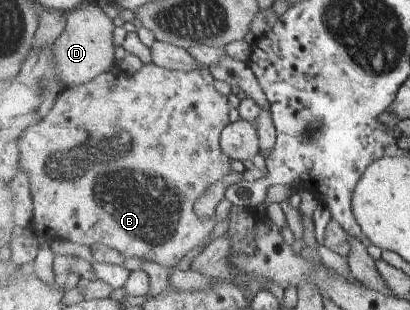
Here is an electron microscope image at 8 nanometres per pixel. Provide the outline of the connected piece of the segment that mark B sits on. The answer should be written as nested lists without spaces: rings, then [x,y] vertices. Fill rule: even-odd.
[[[154,63],[143,64],[142,67],[133,76],[118,75],[114,78],[114,73],[104,72],[100,76],[96,76],[92,81],[84,83],[84,85],[74,85],[74,87],[66,87],[60,95],[58,95],[58,103],[52,105],[50,113],[44,117],[41,122],[31,125],[24,133],[22,141],[20,141],[20,149],[22,149],[22,167],[26,171],[30,171],[32,175],[32,187],[34,187],[34,202],[36,202],[36,221],[37,225],[46,225],[48,229],[58,227],[56,231],[60,231],[58,235],[68,237],[72,241],[82,241],[90,239],[90,246],[94,243],[109,245],[116,248],[125,257],[136,257],[140,259],[152,259],[164,266],[173,267],[178,265],[178,261],[182,261],[192,249],[204,245],[210,233],[214,231],[216,223],[219,219],[210,220],[202,219],[196,213],[196,201],[202,197],[214,183],[220,181],[228,175],[232,175],[230,165],[232,161],[225,154],[221,146],[221,135],[225,131],[226,126],[230,123],[230,103],[228,97],[222,95],[216,87],[214,87],[215,77],[212,75],[210,67],[200,65],[192,71],[169,70],[160,67]],[[40,185],[48,185],[50,189],[44,189],[44,195],[40,193]]]

